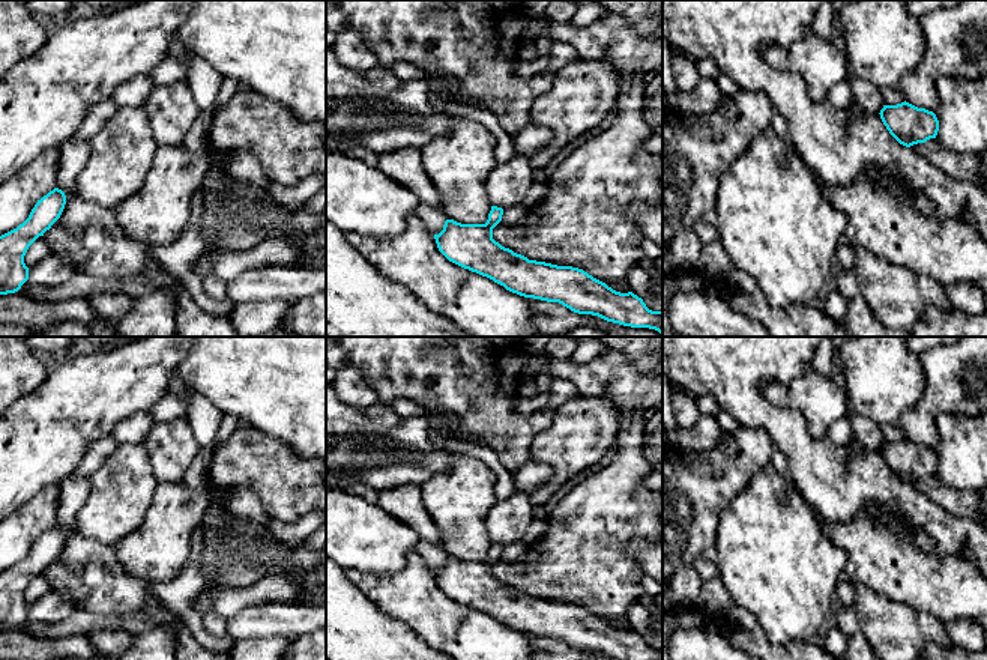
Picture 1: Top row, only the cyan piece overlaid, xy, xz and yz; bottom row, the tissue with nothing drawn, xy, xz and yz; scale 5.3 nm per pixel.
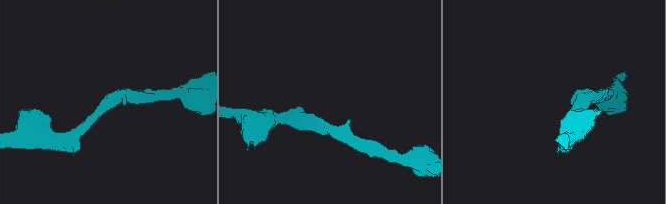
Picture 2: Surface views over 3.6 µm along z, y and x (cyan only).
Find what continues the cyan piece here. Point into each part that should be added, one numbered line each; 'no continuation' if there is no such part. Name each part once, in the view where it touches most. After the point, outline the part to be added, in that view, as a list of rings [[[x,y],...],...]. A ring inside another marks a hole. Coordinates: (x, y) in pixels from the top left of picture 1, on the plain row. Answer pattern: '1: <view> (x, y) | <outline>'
no continuation

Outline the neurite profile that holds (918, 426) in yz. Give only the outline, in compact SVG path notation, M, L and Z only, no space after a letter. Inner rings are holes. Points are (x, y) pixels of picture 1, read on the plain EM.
M958 337L954 344L922 352L919 361L927 380L925 391L919 404L903 413L898 425L906 439L934 450L939 441L936 415L978 416L987 412L987 337Z

